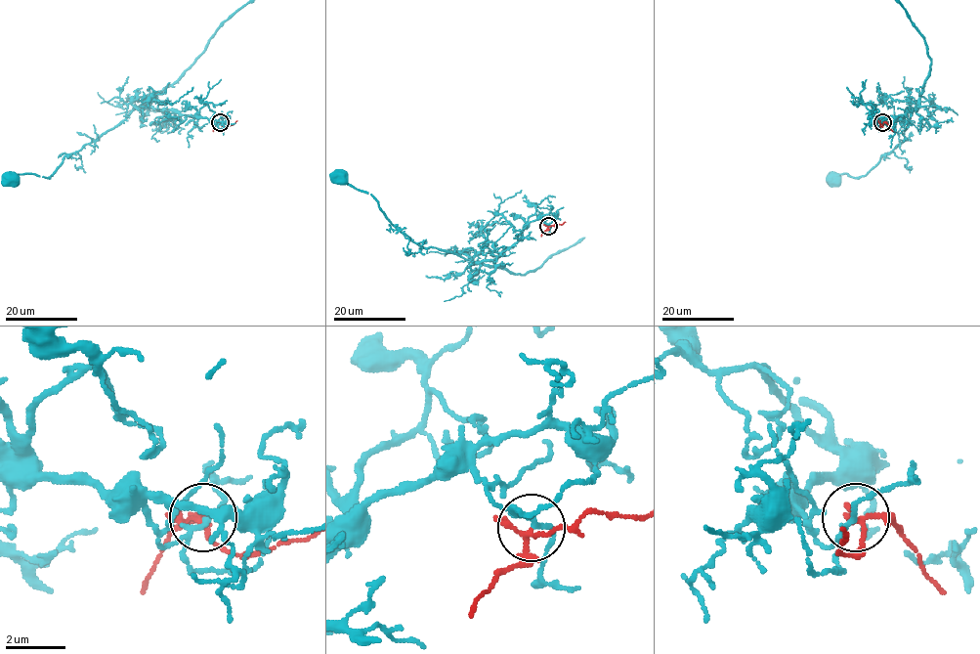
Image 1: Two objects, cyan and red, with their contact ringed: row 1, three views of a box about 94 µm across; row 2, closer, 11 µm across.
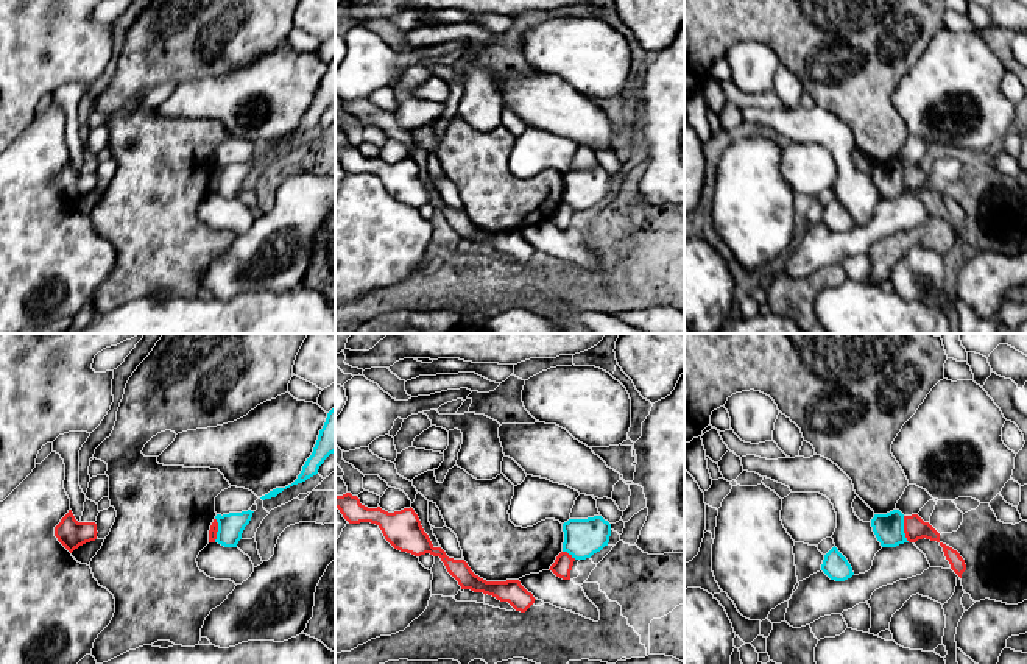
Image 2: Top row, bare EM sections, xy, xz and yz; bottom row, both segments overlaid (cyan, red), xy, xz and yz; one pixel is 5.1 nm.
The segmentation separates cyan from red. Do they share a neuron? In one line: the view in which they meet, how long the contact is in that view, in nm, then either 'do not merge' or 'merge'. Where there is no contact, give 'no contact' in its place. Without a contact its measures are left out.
contact in yz; length 140 nm; do not merge

